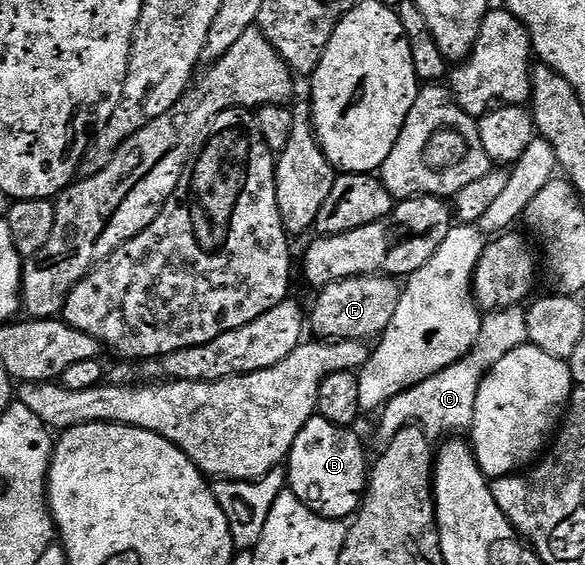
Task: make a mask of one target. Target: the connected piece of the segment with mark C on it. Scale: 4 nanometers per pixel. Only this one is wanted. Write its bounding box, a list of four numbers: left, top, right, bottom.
[378,307,529,442]

